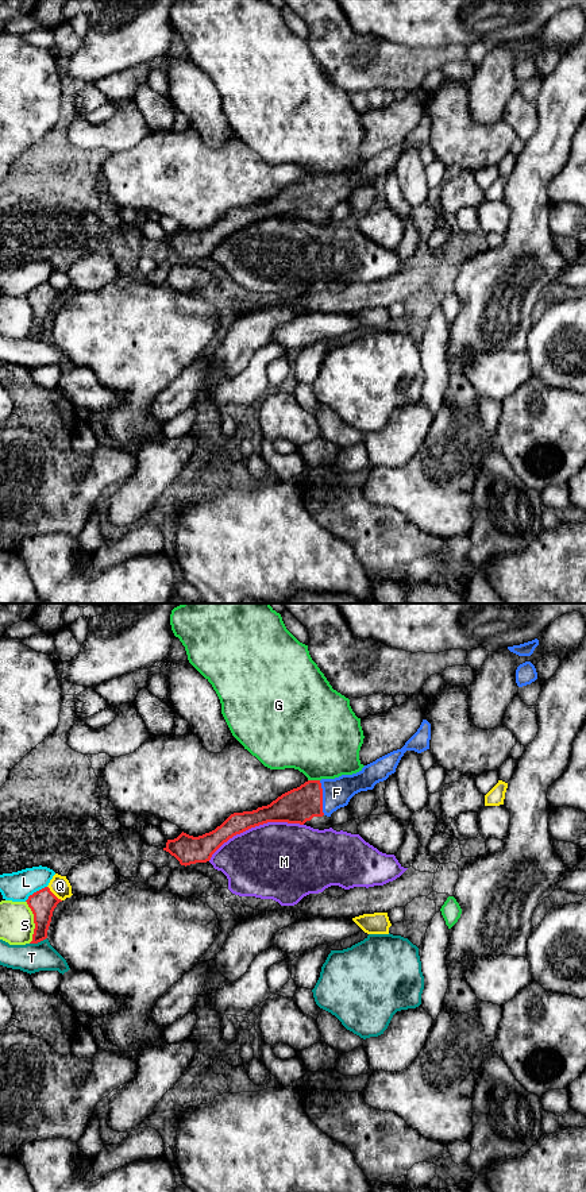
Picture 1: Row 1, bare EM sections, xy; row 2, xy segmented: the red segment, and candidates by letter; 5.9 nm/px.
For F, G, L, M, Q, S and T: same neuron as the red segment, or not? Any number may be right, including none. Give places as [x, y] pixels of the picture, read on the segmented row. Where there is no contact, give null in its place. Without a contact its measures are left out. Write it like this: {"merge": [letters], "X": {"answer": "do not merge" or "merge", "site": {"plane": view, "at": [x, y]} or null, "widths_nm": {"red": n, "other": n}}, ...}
{"merge": ["F"], "F": {"answer": "merge", "site": {"plane": "xy", "at": [322, 798]}, "widths_nm": {"red": 200, "other": 180}}, "G": {"answer": "do not merge", "site": {"plane": "xy", "at": [313, 780]}, "widths_nm": {"red": 200, "other": 460}}, "L": {"answer": "do not merge", "site": {"plane": "xy", "at": [37, 891]}, "widths_nm": {"red": 160, "other": 180}}, "M": {"answer": "do not merge", "site": {"plane": "xy", "at": [254, 826]}, "widths_nm": {"red": 180, "other": 460}}, "Q": {"answer": "do not merge", "site": {"plane": "xy", "at": [53, 894]}, "widths_nm": {"red": 160, "other": 120}}, "S": {"answer": "do not merge", "site": {"plane": "xy", "at": [34, 922]}, "widths_nm": {"red": 160, "other": 200}}, "T": {"answer": "do not merge", "site": {"plane": "xy", "at": [38, 941]}, "widths_nm": {"red": 160, "other": 180}}}

